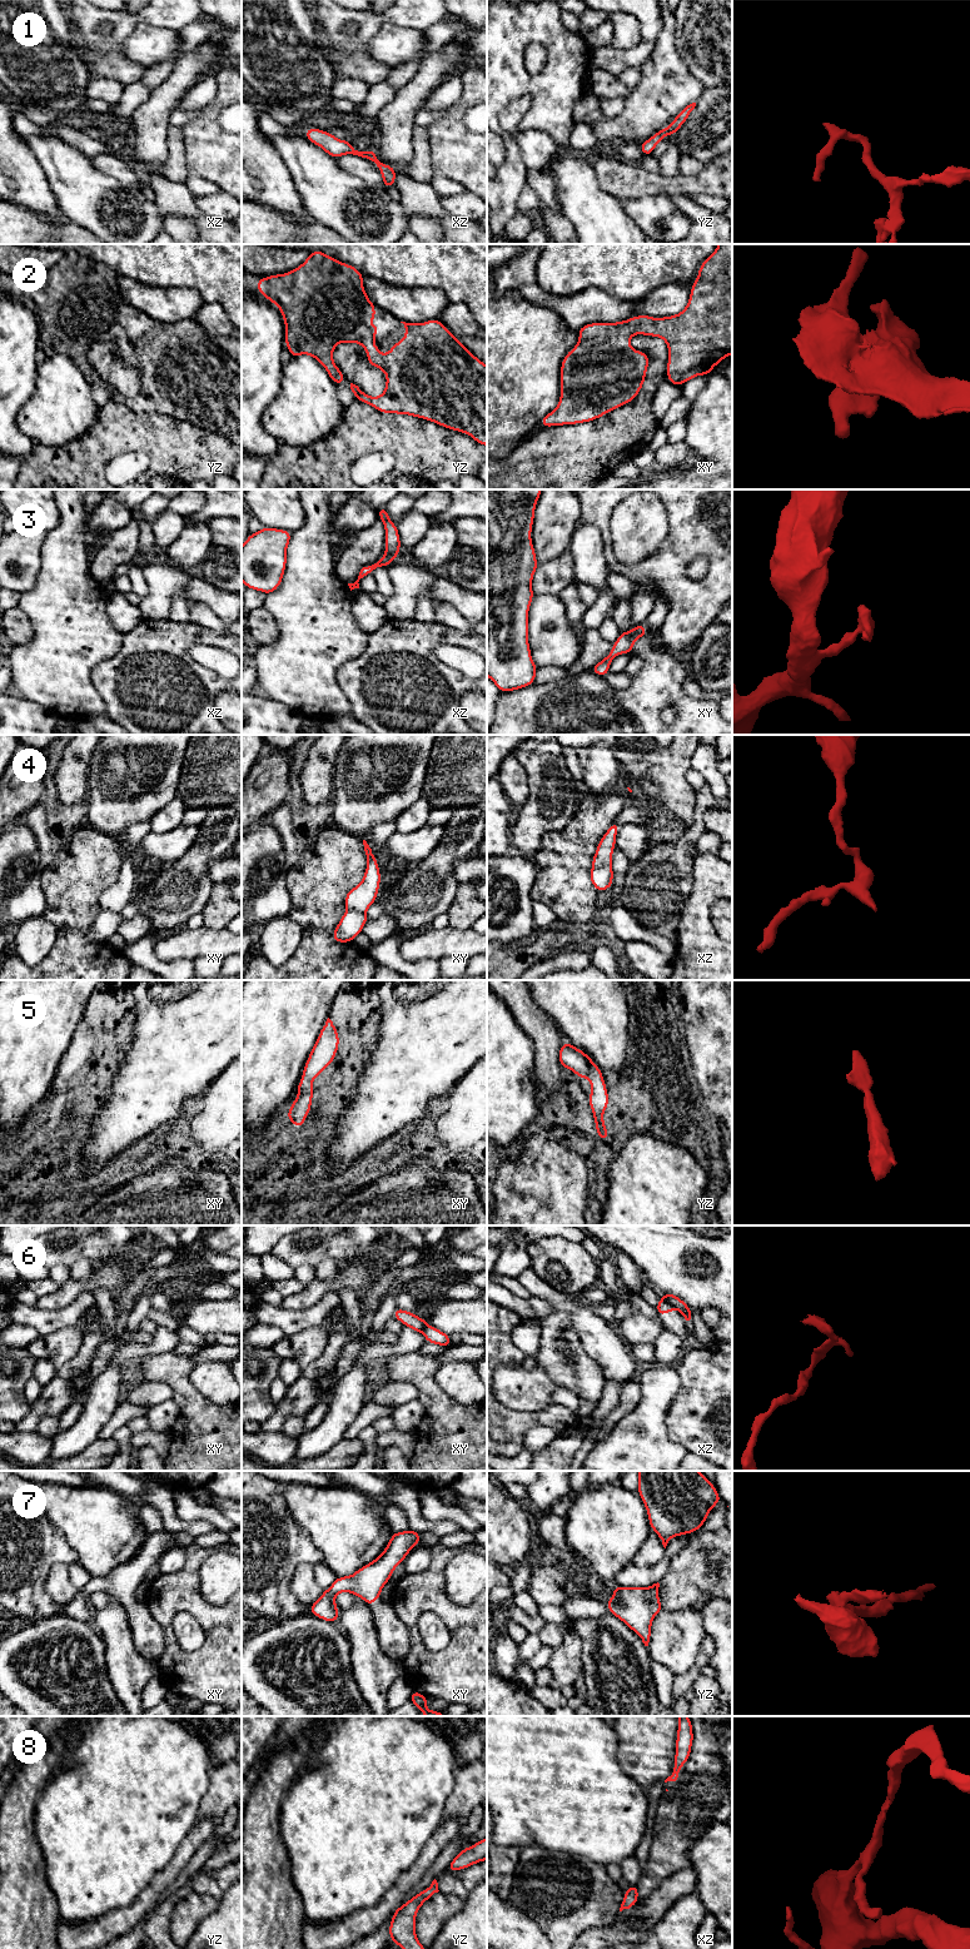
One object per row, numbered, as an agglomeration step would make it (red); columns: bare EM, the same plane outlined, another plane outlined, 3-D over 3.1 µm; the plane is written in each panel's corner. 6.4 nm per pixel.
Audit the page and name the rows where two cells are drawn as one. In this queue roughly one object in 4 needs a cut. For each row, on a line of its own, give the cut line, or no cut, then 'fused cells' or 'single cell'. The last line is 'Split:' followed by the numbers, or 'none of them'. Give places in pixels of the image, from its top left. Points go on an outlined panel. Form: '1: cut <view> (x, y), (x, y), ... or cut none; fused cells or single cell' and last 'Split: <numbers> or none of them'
1: cut none; single cell
2: cut none; single cell
3: cut none; single cell
4: cut xy (347, 909), (364, 913); fused cells
5: cut none; single cell
6: cut xz (663, 1296), (675, 1307); fused cells
7: cut none; single cell
8: cut none; single cell
Split: 4, 6

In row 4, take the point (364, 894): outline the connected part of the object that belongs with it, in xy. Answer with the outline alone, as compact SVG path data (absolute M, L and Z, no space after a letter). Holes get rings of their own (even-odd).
M363 840L363 845L368 859L364 877L355 888L347 893L344 899L347 910L358 913L365 913L377 901L380 885L380 871L377 859L365 840Z

